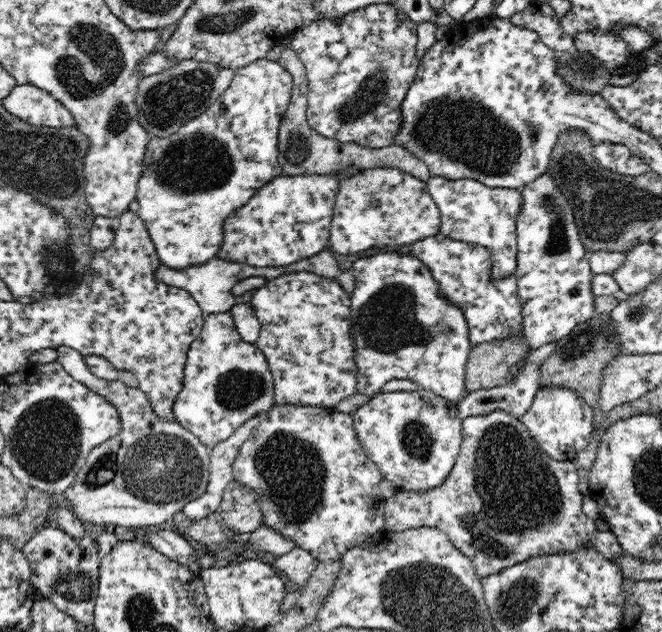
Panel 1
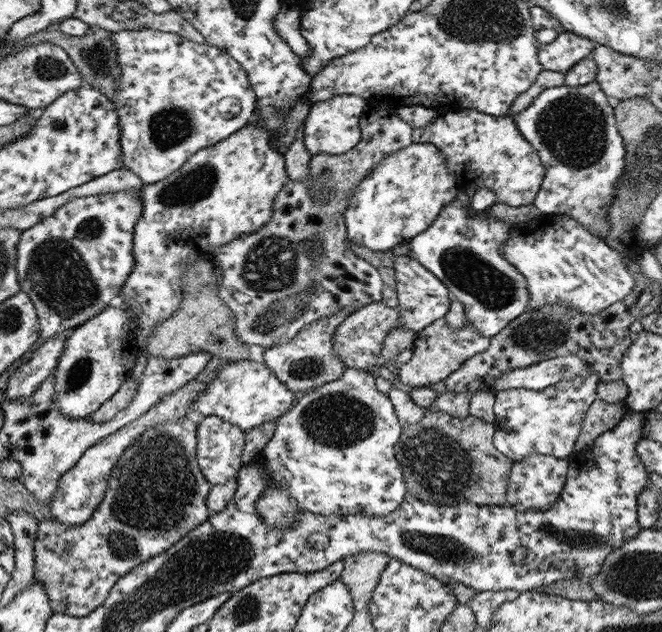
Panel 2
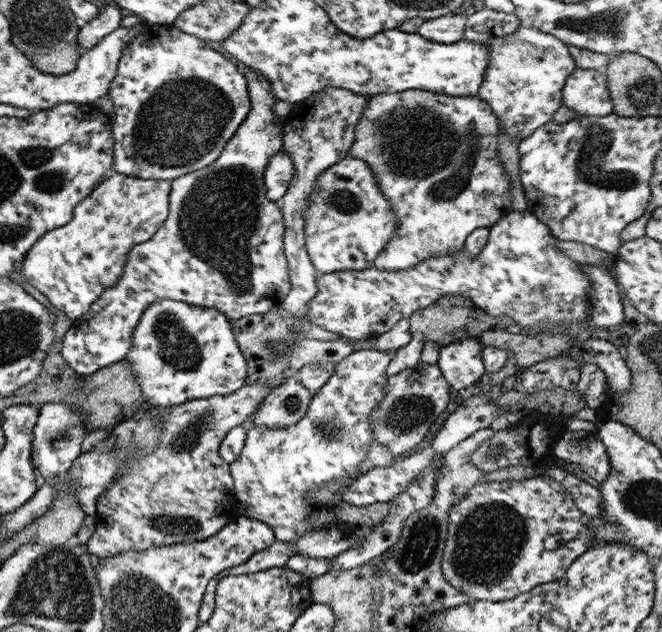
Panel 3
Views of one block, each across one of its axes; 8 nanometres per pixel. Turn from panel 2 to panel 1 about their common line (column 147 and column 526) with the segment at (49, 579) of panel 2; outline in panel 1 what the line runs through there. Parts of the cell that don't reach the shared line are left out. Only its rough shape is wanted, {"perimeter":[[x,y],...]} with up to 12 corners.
{"perimeter":[[503,410],[464,418],[444,484],[385,499],[487,578],[529,558],[624,556],[572,461]]}

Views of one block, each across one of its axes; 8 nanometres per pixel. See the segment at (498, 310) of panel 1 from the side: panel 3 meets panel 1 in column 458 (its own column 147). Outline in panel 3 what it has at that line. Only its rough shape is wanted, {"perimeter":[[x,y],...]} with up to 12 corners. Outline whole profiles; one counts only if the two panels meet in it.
{"perimeter":[[260,71],[220,156],[72,323],[78,376],[126,359],[160,299],[266,314],[291,289],[264,171],[284,122]]}

